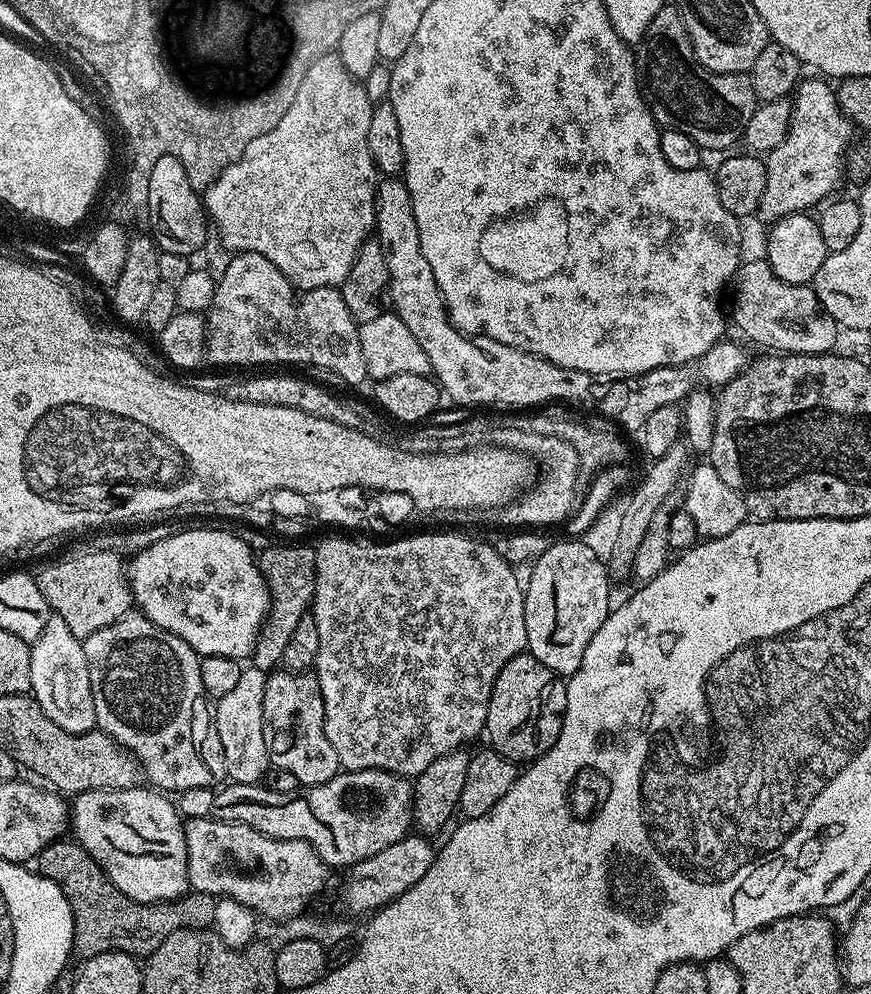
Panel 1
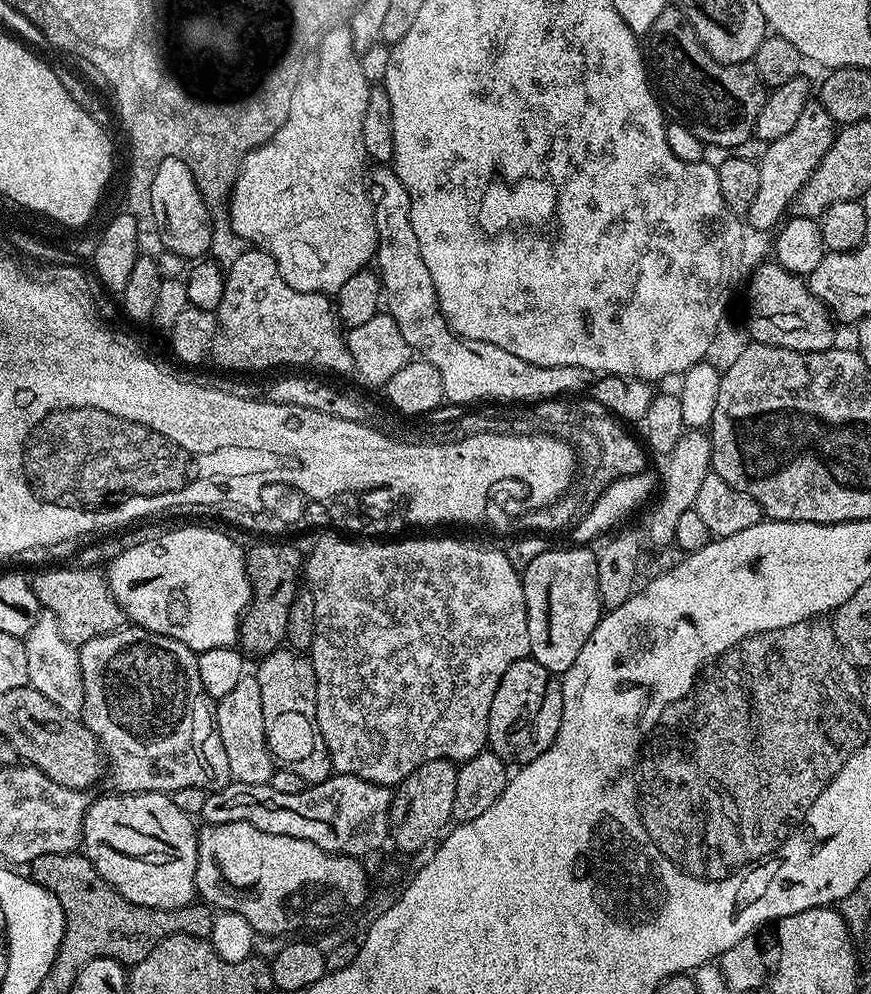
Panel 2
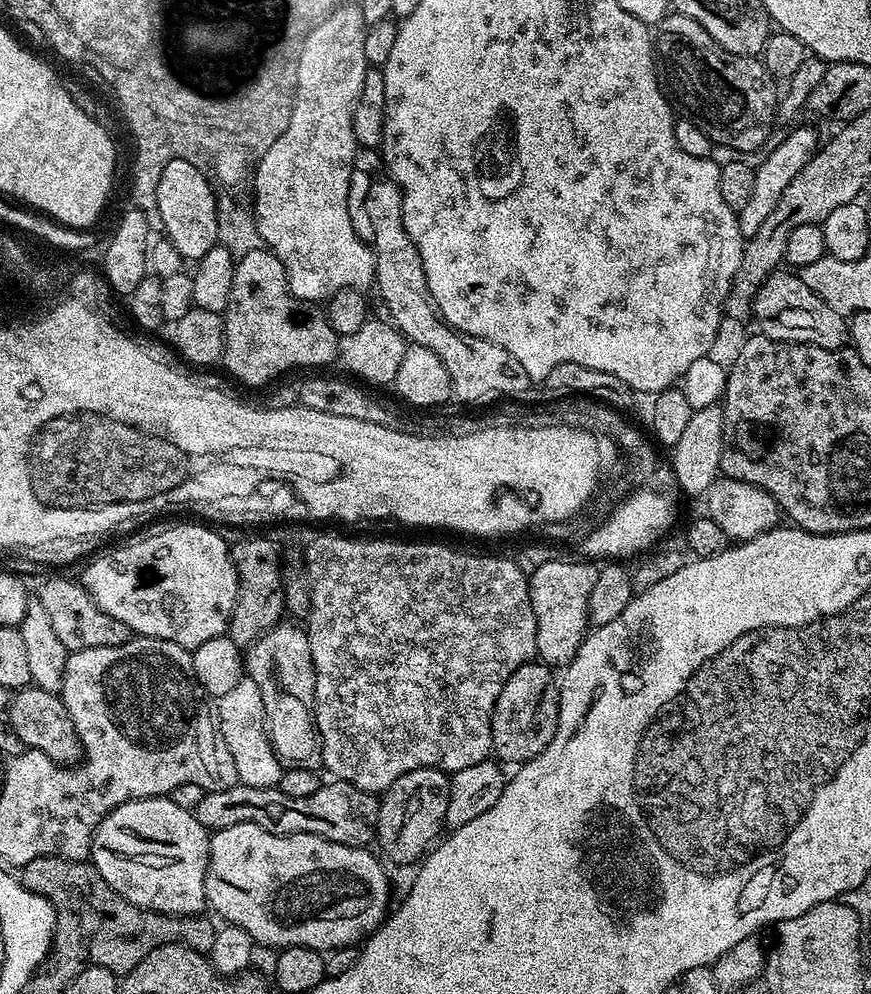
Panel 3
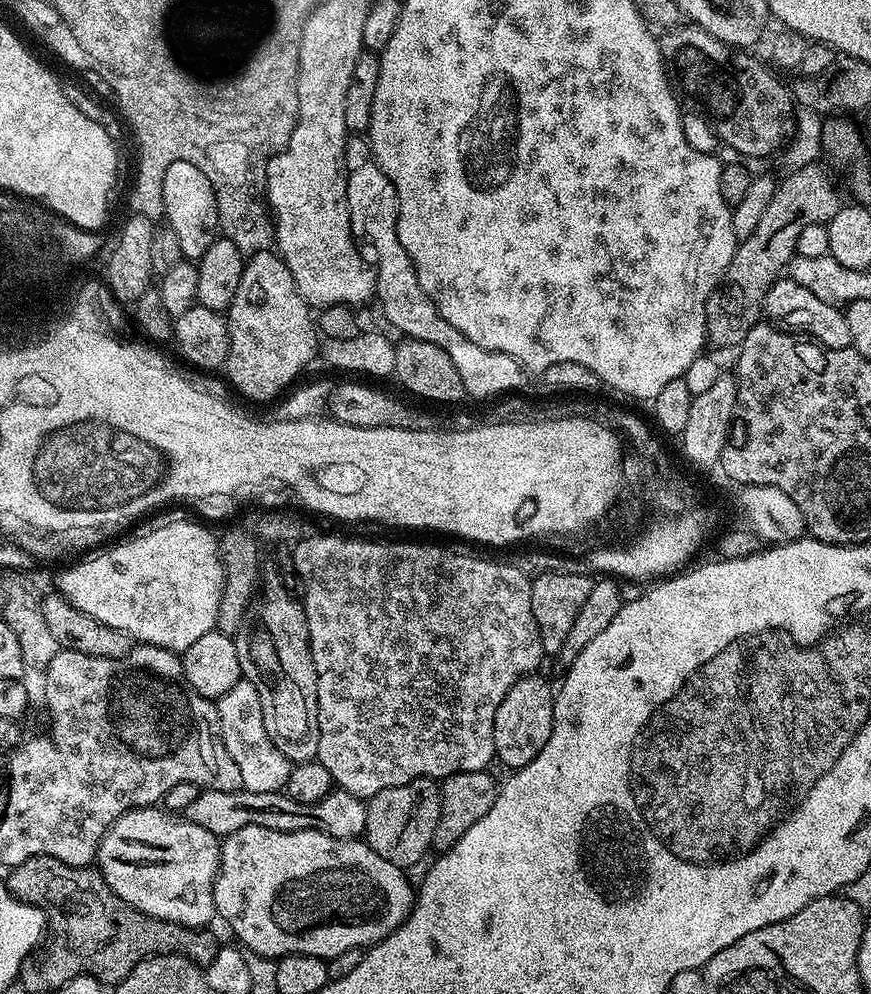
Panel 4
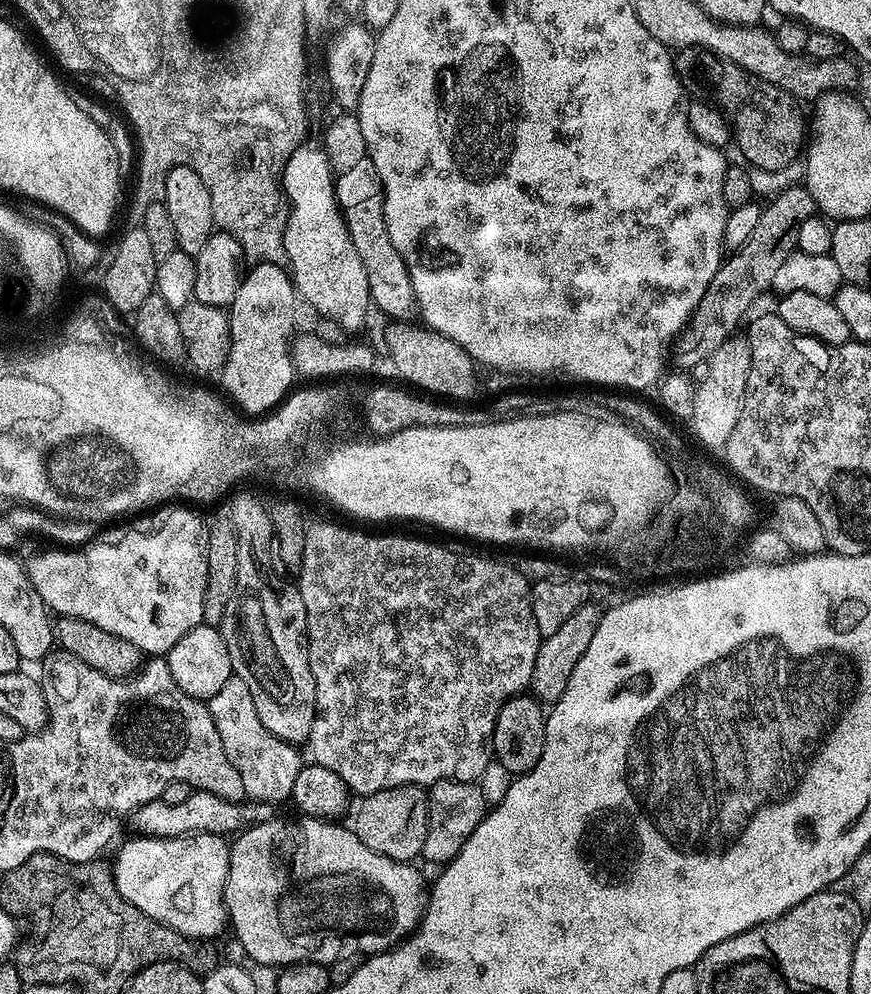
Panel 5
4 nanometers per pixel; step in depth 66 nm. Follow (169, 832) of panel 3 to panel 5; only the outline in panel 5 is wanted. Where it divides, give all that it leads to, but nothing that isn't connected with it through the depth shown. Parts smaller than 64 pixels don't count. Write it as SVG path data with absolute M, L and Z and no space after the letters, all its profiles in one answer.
M193 832L190 836L134 836L117 850L116 864L111 865L120 897L184 936L216 938L212 936L226 928L224 887L229 841L205 832Z

